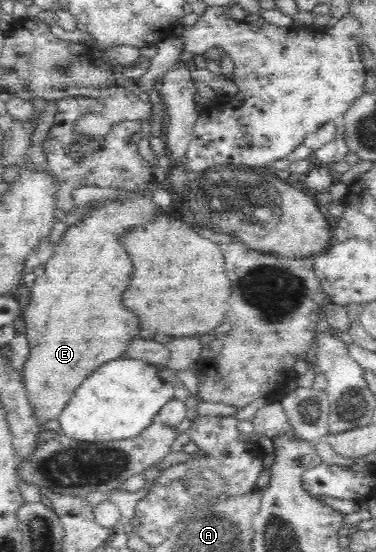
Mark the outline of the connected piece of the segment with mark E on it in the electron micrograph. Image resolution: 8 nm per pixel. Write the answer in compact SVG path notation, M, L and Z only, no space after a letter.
M151 195L123 201L104 200L105 204L101 209L88 213L86 222L81 219L65 232L63 239L54 246L53 255L44 265L45 272L29 281L32 298L23 312L29 354L20 373L23 376L28 404L32 407L32 415L41 430L44 424L59 421L68 402L76 390L80 389L80 384L98 366L122 357L130 340L138 336L138 318L122 306L120 298L122 292L128 288L132 266L122 243L118 242L118 232L126 230L128 226L136 226L162 216L165 210L151 202Z

